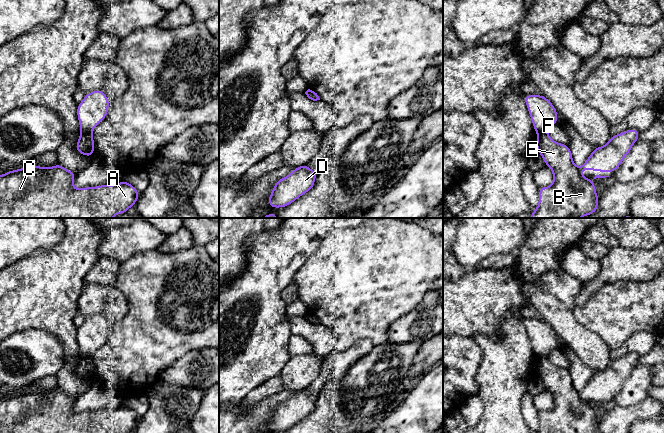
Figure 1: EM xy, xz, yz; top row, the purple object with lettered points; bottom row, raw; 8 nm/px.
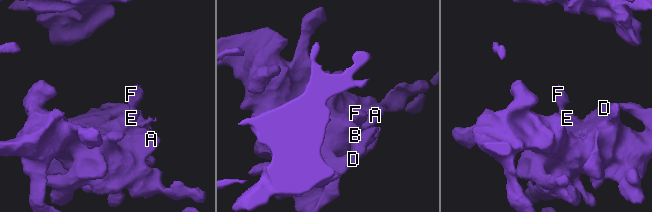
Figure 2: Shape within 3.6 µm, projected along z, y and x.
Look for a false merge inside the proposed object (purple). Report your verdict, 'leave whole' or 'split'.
split

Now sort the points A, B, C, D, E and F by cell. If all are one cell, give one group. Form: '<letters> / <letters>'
A B C D E / F

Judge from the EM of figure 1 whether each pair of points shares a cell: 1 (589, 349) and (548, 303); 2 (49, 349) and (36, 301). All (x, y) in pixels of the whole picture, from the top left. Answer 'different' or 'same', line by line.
1: same
2: different

